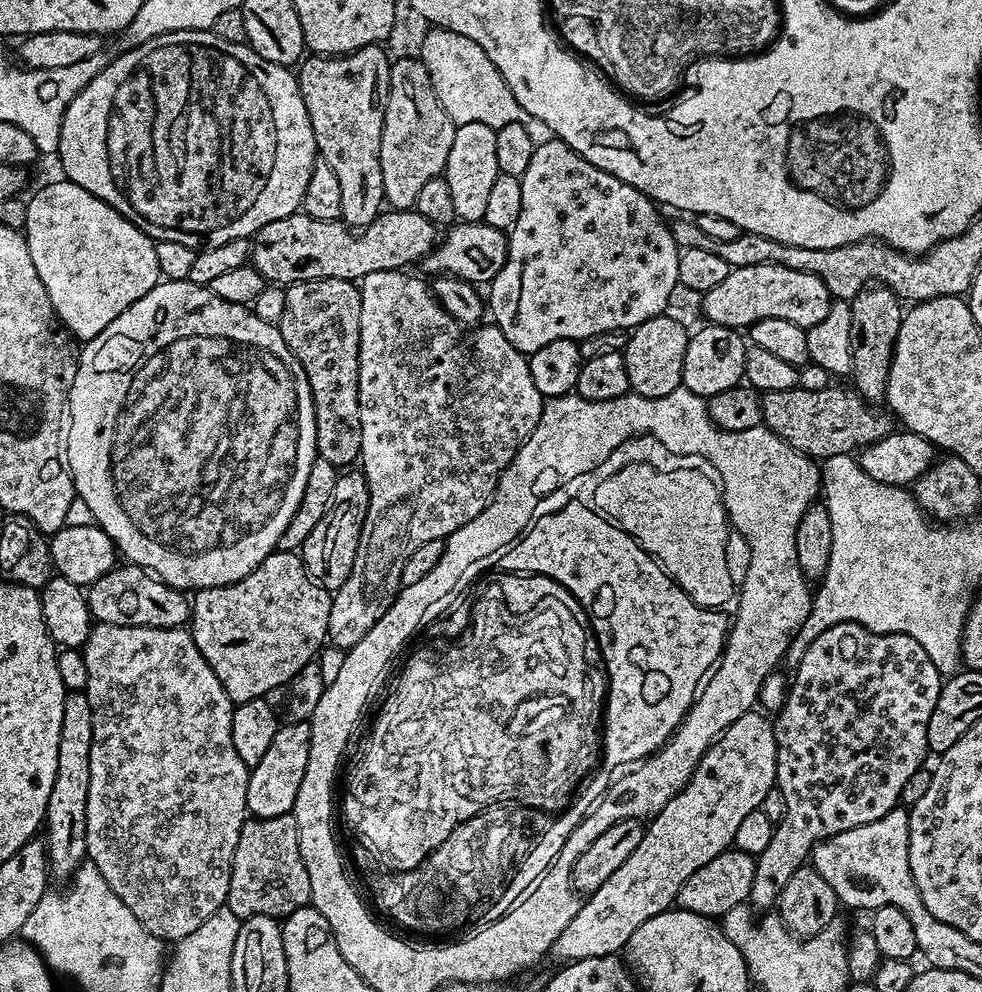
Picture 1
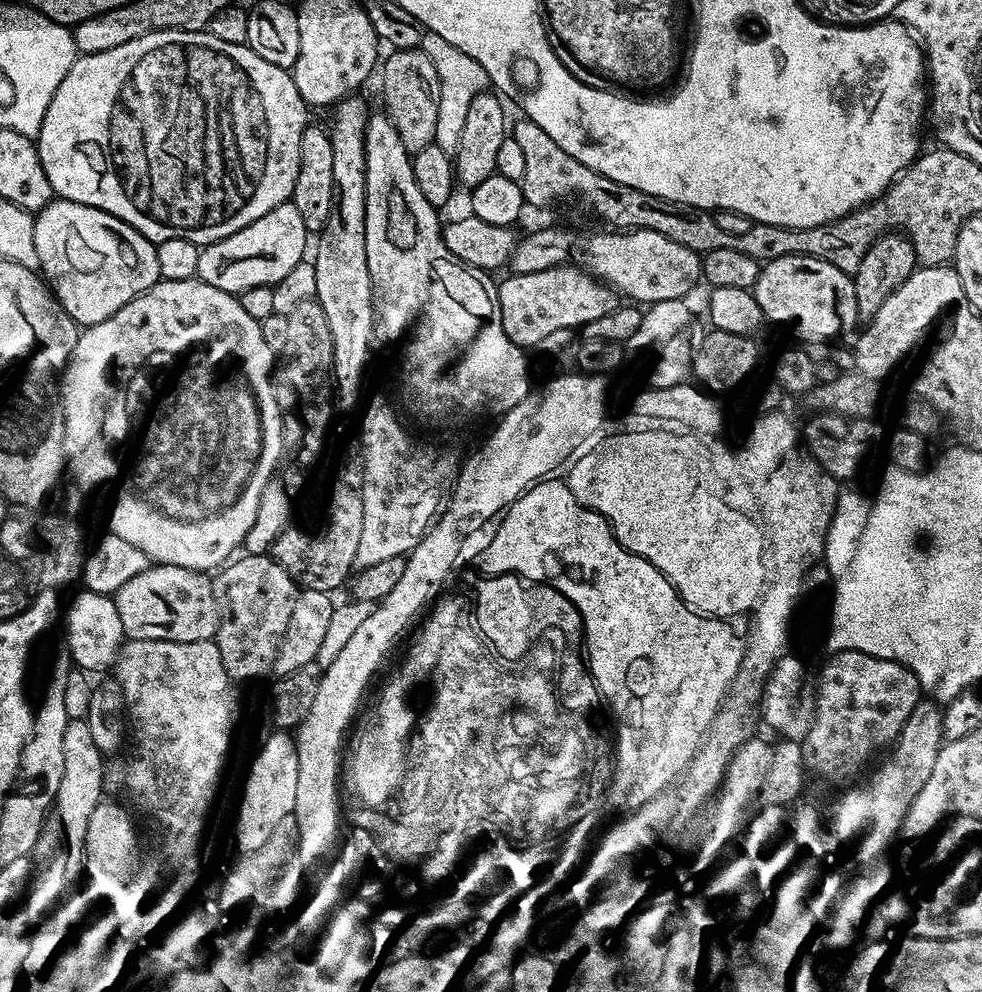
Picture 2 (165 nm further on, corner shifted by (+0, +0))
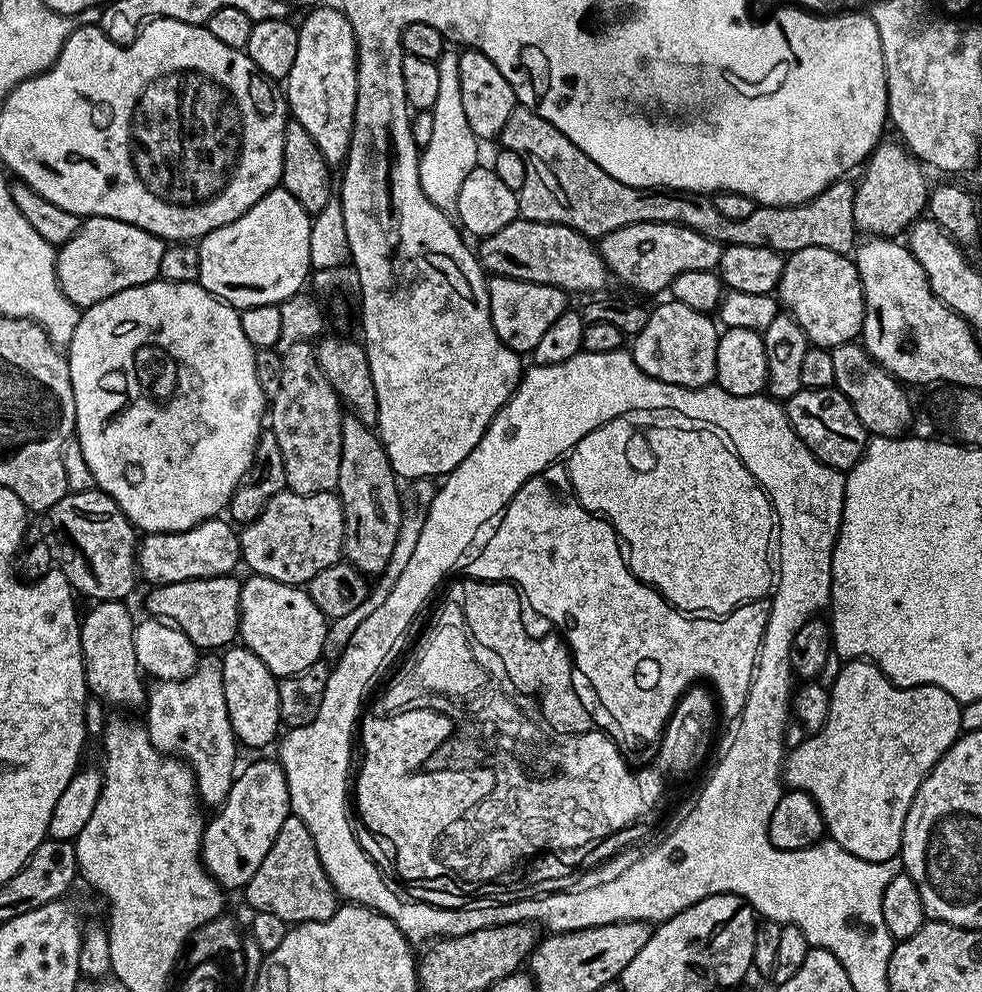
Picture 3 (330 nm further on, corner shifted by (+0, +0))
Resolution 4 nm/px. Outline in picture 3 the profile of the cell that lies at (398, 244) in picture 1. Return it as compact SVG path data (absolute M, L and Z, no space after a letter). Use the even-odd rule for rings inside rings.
M517 218L514 222L502 226L502 230L483 237L479 244L478 259L485 273L492 276L505 276L515 280L554 286L555 288L561 288L565 294L573 294L572 292L600 294L603 293L600 291L607 286L608 280L610 281L610 273L606 262L600 256L599 247L589 237L582 235L578 230L574 230L565 224L534 222L533 220Z

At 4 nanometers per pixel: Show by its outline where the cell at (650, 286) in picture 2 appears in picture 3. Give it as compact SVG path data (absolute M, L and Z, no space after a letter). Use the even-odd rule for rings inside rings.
M642 222L627 224L610 234L599 237L600 256L606 262L609 273L616 276L628 288L636 292L660 292L671 289L678 274L690 270L716 272L720 267L722 246L698 230L690 230L681 224Z

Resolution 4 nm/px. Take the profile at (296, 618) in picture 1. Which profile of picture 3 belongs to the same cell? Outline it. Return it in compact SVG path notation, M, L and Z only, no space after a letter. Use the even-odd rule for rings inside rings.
M252 574L247 578L240 586L239 643L258 654L277 678L298 674L298 670L306 670L306 666L321 659L329 621L314 606L307 591L265 576Z

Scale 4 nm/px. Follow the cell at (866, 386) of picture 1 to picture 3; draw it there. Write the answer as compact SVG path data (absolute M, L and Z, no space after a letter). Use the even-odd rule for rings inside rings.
M895 143L877 144L862 165L860 181L854 184L852 223L872 238L896 238L907 233L925 215L928 206L930 183L924 177L925 169L903 143Z

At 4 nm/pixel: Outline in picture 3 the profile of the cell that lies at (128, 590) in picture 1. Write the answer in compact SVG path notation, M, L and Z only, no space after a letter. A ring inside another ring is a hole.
M235 575L215 576L214 578L194 578L190 582L170 582L158 584L148 596L149 617L159 617L185 632L185 636L200 650L224 650L240 635L240 586Z

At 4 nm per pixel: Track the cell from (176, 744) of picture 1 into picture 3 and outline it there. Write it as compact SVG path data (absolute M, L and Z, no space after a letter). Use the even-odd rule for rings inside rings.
M205 655L188 677L172 681L156 680L153 688L151 685L146 692L146 727L150 742L165 756L175 756L191 768L196 776L196 791L201 801L211 806L224 803L238 772L238 741L226 710L220 661L219 655Z

